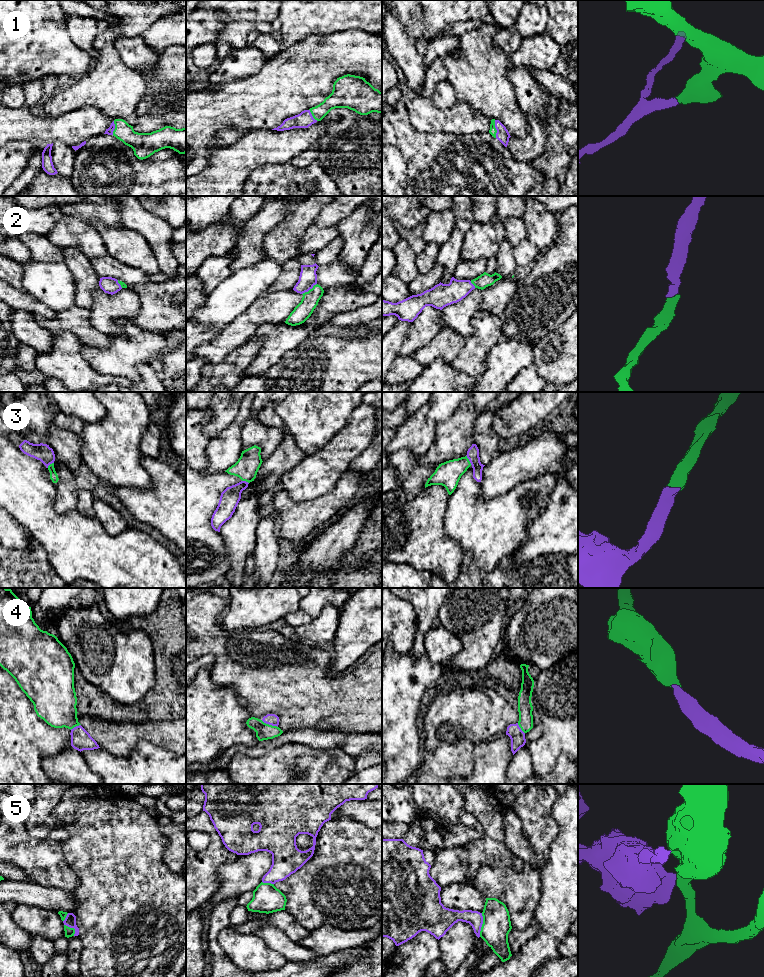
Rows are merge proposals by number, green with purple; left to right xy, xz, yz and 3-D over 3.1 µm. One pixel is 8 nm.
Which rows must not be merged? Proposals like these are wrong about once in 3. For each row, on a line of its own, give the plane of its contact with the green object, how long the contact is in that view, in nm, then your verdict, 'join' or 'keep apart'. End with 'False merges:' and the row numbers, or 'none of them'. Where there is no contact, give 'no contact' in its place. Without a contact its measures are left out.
1: contact in yz; length 140 nm; join
2: contact in xz; length 150 nm; join
3: contact in yz; length 90 nm; join
4: contact in xz; length 150 nm; join
5: contact in yz; length 190 nm; keep apart
False merges: 5

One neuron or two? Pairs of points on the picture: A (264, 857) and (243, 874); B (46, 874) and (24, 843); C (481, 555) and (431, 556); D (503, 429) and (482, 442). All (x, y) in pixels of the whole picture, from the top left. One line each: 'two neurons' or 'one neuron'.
A: one neuron
B: one neuron
C: two neurons
D: two neurons

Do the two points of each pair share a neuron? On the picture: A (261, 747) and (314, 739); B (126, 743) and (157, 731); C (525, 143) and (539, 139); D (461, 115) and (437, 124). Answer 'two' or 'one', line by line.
A: one
B: one
C: one
D: one

